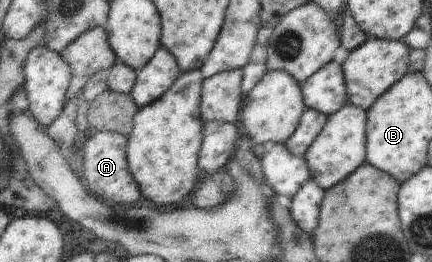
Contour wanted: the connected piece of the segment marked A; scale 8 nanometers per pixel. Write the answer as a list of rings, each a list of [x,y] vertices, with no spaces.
[[[97,132],[84,144],[84,179],[96,198],[114,203],[134,203],[142,193],[128,168],[126,149],[128,138],[117,132]]]

